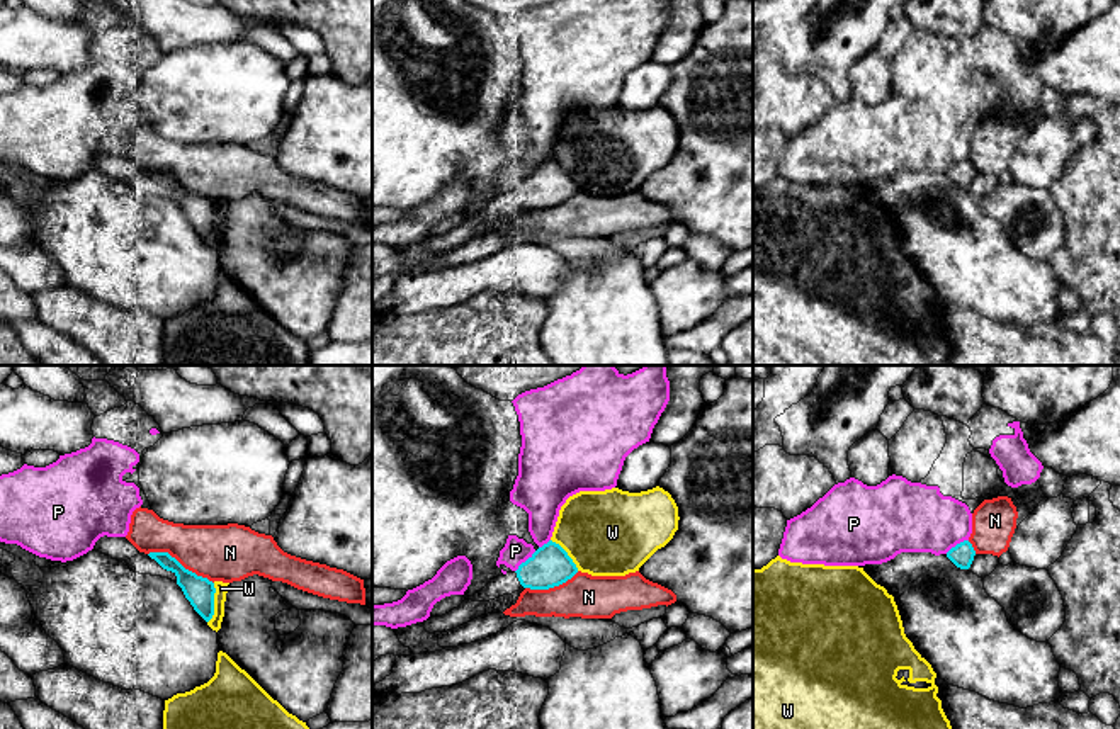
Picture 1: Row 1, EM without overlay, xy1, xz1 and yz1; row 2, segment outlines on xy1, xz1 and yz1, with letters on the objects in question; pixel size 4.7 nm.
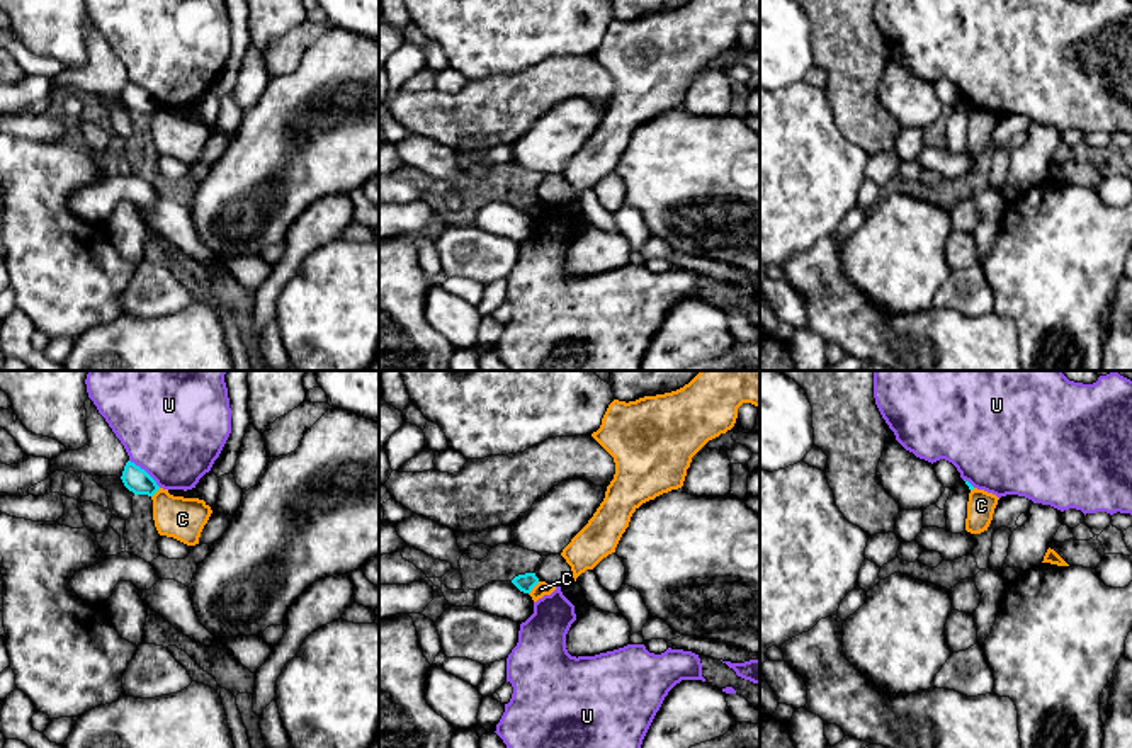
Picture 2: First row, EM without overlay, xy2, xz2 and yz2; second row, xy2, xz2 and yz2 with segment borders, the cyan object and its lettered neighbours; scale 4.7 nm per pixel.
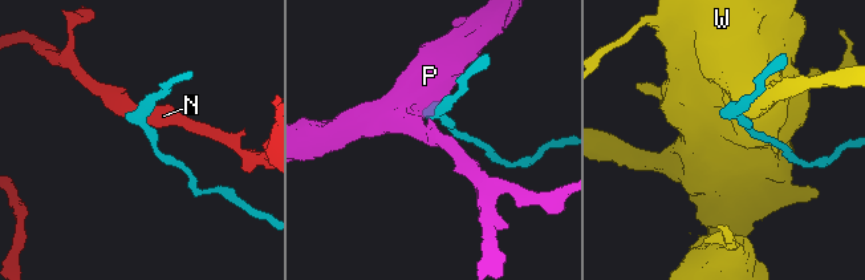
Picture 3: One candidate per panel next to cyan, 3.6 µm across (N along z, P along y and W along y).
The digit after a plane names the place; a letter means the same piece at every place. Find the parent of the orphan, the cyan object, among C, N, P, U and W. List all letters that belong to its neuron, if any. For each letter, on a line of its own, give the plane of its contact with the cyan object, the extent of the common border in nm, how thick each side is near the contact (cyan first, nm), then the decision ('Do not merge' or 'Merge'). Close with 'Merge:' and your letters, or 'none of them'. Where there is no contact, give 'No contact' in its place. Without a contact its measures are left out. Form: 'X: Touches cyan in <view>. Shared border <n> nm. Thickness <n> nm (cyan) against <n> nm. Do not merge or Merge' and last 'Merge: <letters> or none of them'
C: Touches cyan in xz2. Shared border 80 nm. Thickness 80 nm (cyan) against 70 nm. Do not merge
N: Touches cyan in xy1. Shared border 340 nm. Thickness 140 nm (cyan) against 280 nm. Do not merge
P: Touches cyan in xz1. Shared border 140 nm. Thickness 200 nm (cyan) against 120 nm. Do not merge
U: Touches cyan in xy2. Shared border 200 nm. Thickness 120 nm (cyan) against 460 nm. Do not merge
W: Touches cyan in xy1. Shared border 190 nm. Thickness 140 nm (cyan) against 60 nm. Do not merge
Merge: none of them

